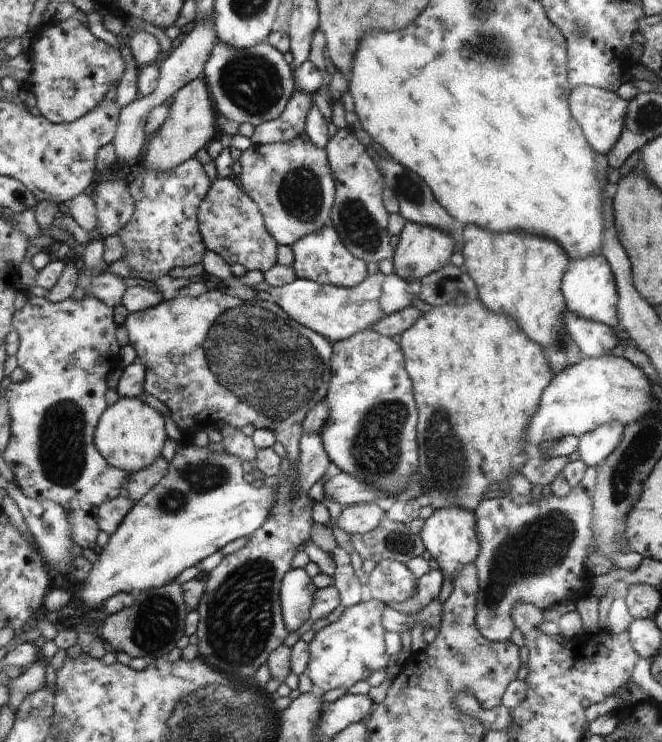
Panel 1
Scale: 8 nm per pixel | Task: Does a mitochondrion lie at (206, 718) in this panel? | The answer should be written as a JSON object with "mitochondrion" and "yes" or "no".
{"mitochondrion":"yes"}

